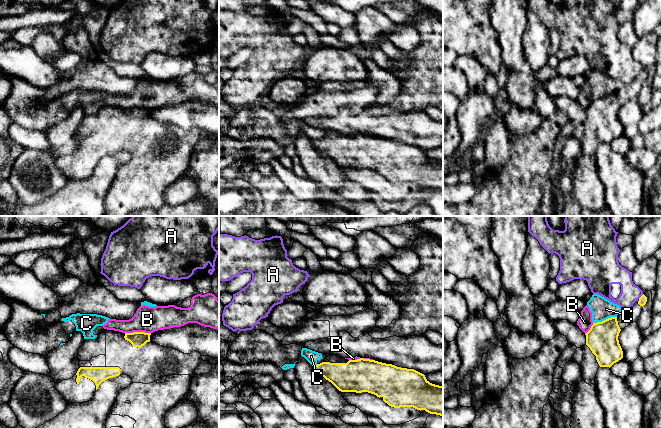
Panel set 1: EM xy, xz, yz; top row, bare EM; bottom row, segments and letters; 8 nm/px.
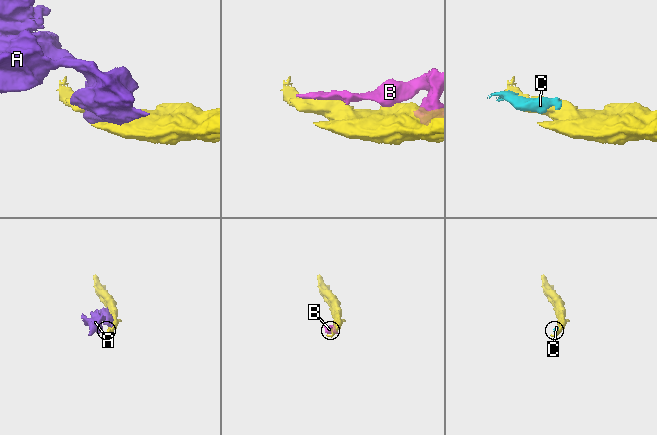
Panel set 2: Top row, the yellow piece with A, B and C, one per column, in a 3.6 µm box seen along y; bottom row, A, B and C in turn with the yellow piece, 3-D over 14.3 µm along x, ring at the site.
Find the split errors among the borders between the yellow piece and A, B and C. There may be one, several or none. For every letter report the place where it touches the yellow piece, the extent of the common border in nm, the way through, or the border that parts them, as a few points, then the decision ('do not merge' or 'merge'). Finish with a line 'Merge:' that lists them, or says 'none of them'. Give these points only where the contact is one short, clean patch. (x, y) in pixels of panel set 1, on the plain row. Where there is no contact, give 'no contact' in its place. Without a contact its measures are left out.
A: contact yz (641, 72); length 60 nm; border yz (643, 70), (638, 74); do not merge
B: contact xy (137, 108); length 200 nm; do not merge
C: contact yz (604, 96); length 200 nm; do not merge
Merge: none of them

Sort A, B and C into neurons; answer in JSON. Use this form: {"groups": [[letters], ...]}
{"groups": [["A"], ["B", "C"]]}

